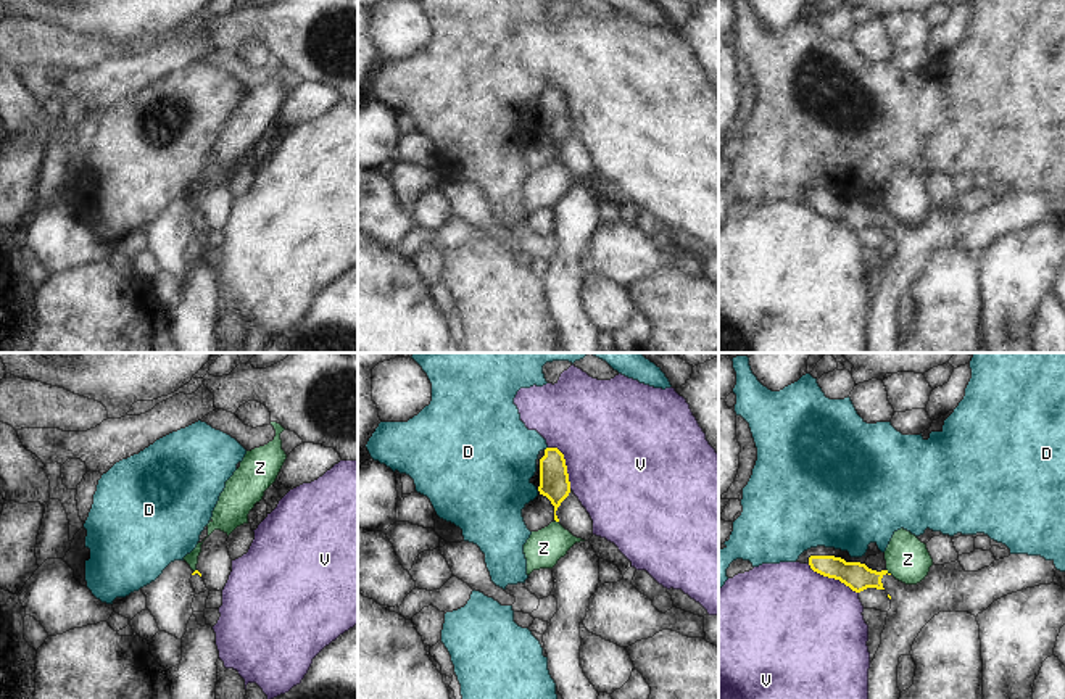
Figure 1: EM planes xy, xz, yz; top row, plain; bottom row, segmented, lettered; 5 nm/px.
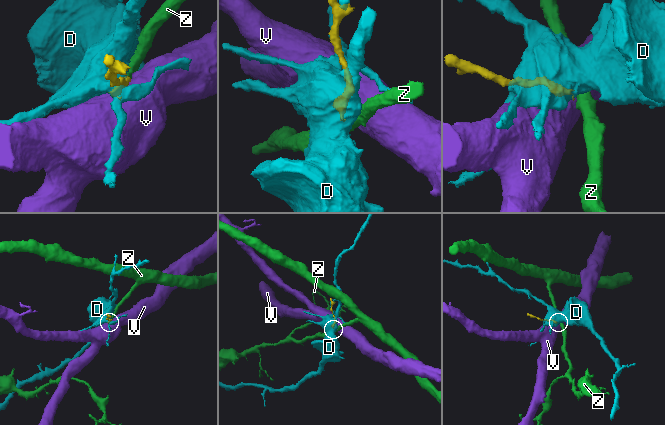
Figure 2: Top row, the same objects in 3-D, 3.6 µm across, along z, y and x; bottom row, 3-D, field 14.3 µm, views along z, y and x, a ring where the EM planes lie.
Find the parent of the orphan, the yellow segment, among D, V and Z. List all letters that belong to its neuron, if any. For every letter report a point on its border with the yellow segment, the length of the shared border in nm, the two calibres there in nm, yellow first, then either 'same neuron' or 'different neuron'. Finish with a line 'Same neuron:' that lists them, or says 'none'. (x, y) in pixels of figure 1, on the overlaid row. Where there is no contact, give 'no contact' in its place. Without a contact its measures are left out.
D: no contact; different neuron
V: meets yellow in yz at (833, 577); contact 300 nm long; 140 nm thick on the yellow side, 480 nm on the other; different neuron
Z: meets yellow in yz at (890, 574); contact 40 nm long; 140 nm thick on the yellow side, 220 nm on the other; different neuron
Same neuron: none

